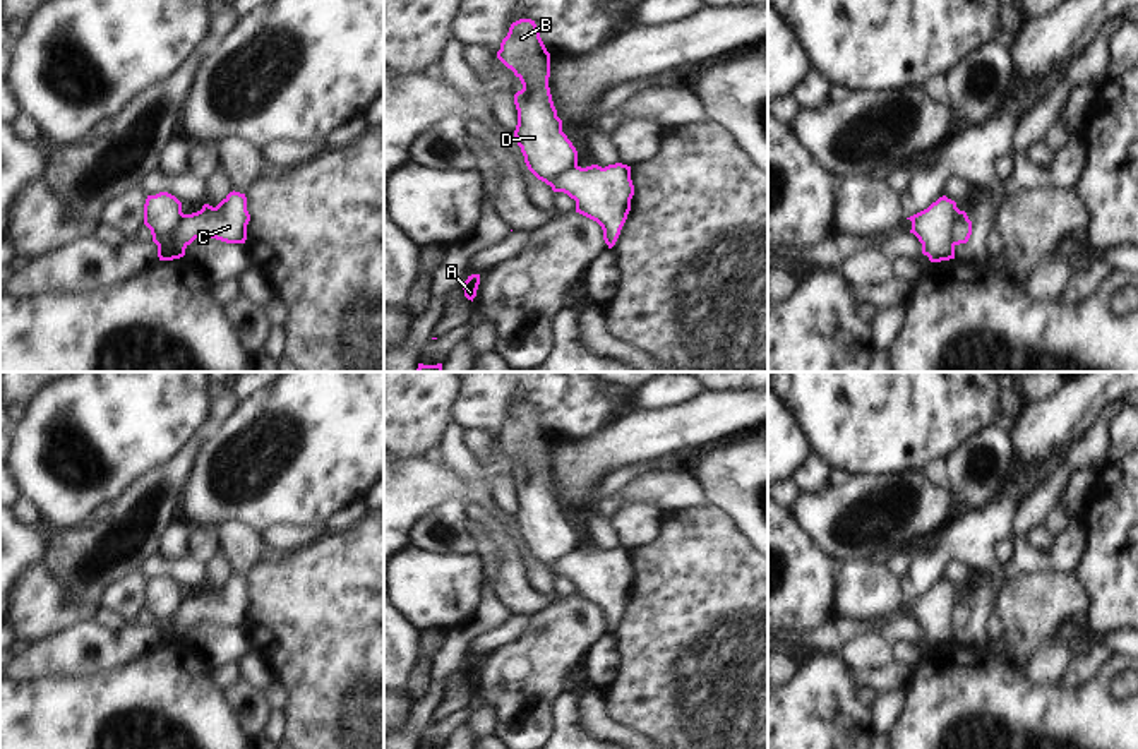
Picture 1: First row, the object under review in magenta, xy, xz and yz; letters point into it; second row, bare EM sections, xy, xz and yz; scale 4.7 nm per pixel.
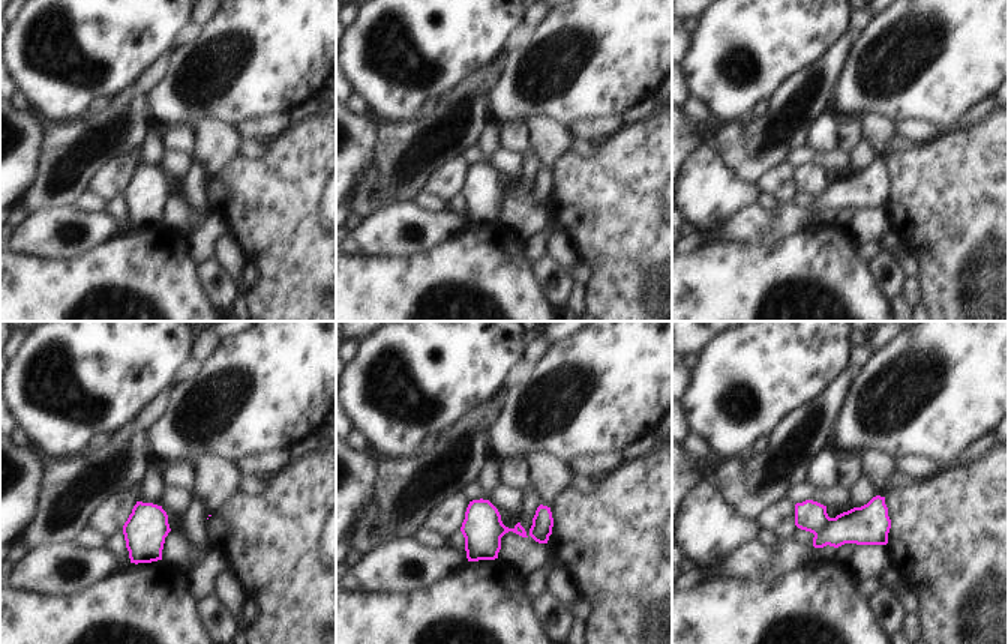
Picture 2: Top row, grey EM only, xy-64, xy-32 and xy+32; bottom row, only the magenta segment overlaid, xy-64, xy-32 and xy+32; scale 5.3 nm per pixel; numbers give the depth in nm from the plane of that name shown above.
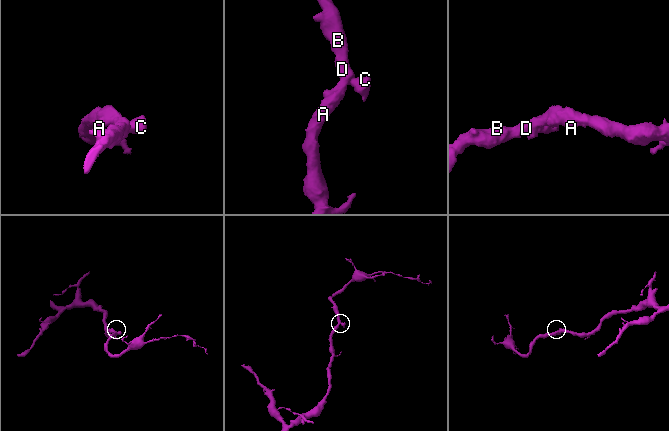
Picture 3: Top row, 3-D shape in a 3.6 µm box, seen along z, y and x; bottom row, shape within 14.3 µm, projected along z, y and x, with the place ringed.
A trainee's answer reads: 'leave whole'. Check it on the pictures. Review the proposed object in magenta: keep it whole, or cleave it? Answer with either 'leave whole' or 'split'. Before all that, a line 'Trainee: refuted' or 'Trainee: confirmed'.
Trainee: refuted
split

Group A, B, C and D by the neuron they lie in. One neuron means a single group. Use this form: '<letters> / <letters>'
A B D / C

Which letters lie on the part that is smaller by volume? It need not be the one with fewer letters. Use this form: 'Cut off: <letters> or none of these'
Cut off: C

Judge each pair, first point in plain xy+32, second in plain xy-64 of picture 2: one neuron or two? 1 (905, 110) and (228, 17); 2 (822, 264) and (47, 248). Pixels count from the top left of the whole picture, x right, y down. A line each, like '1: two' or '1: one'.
1: one
2: two

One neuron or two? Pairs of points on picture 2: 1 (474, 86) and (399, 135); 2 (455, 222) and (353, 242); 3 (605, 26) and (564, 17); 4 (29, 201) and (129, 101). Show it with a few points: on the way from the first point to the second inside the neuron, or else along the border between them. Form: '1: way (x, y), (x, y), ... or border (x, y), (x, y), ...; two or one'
1: way (456, 104), (417, 135); one
2: way (429, 224), (413, 224), (398, 231), (378, 234); one
3: way (594, 26), (575, 26); one
4: way (54, 179), (107, 126); one

